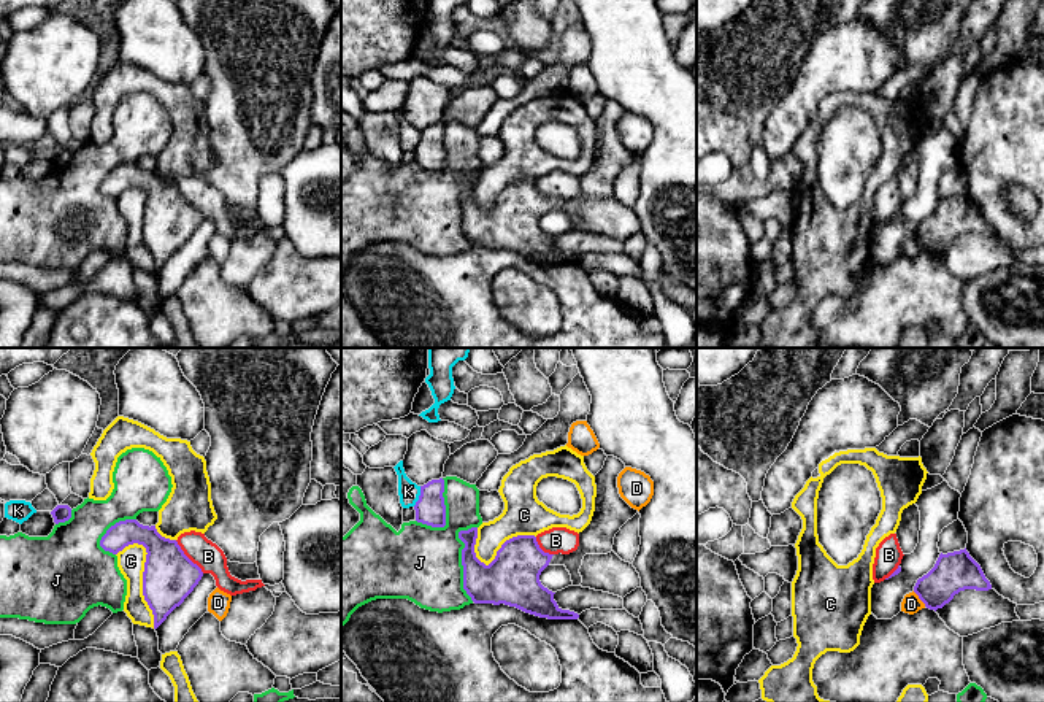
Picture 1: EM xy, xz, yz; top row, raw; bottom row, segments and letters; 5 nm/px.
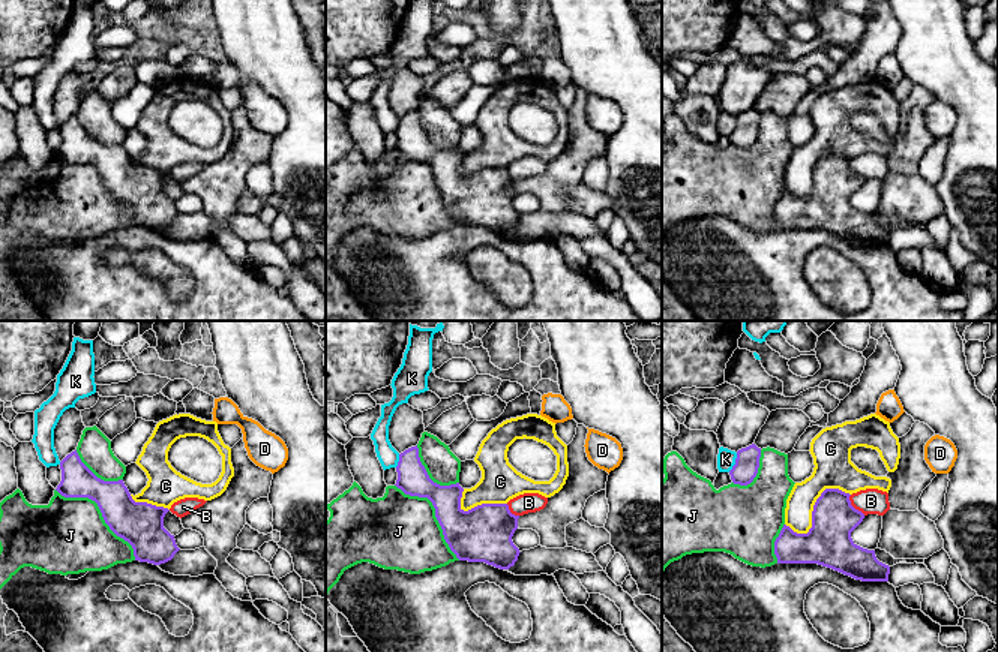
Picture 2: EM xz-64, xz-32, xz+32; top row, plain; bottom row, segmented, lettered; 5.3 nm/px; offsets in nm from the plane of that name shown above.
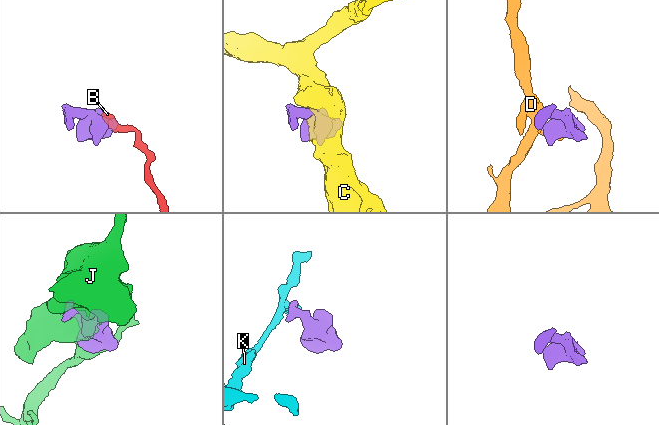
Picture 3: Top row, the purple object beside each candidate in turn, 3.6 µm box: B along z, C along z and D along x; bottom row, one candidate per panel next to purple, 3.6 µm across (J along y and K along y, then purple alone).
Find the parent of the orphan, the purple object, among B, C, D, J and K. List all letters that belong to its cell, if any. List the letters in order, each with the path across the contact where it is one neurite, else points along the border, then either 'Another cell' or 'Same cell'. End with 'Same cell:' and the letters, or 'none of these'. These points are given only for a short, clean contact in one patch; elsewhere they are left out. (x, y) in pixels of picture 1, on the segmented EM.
B: Boundary: xy (175, 540), (203, 572). Another cell
C: Another cell
D: Boundary: yz (913, 591), (925, 605). Another cell
J: Another cell
K: Boundary: xz (421, 486), (421, 494), (413, 505). Another cell
Same cell: none of these

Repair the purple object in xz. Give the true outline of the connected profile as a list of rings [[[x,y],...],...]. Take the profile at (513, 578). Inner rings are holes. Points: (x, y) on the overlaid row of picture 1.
[[[608,456],[603,469],[595,475],[597,497],[595,511],[590,524],[579,532],[579,546],[570,554],[549,554],[544,553],[535,535],[517,535],[506,540],[497,551],[495,559],[486,565],[476,557],[474,545],[478,538],[478,527],[468,530],[460,530],[459,538],[465,543],[462,550],[462,565],[463,565],[463,589],[471,597],[474,604],[493,604],[493,605],[509,605],[516,607],[525,613],[547,618],[547,619],[578,619],[579,615],[570,610],[562,610],[554,600],[552,591],[544,588],[539,581],[541,572],[547,565],[565,565],[571,575],[573,586],[582,583],[579,569],[585,554],[608,554],[612,551],[614,537],[620,527],[631,519],[638,510],[631,508],[619,494],[617,476],[625,469],[625,464]]]

